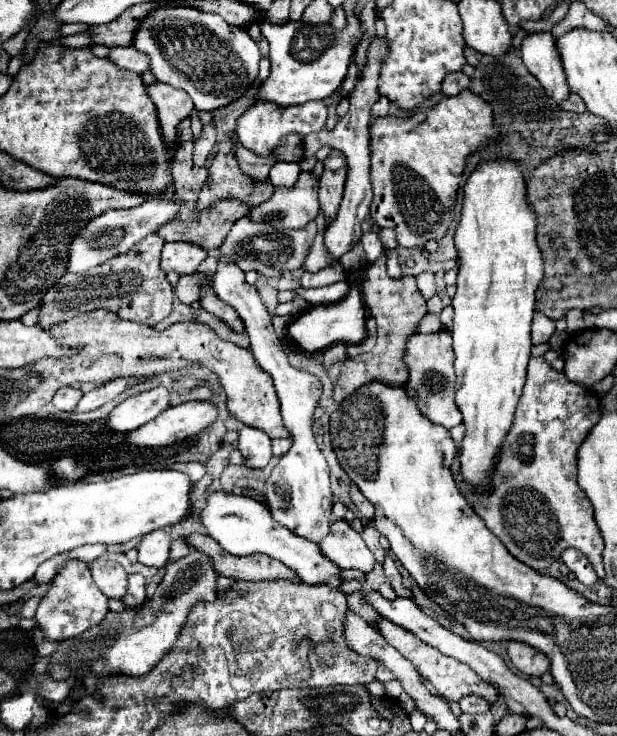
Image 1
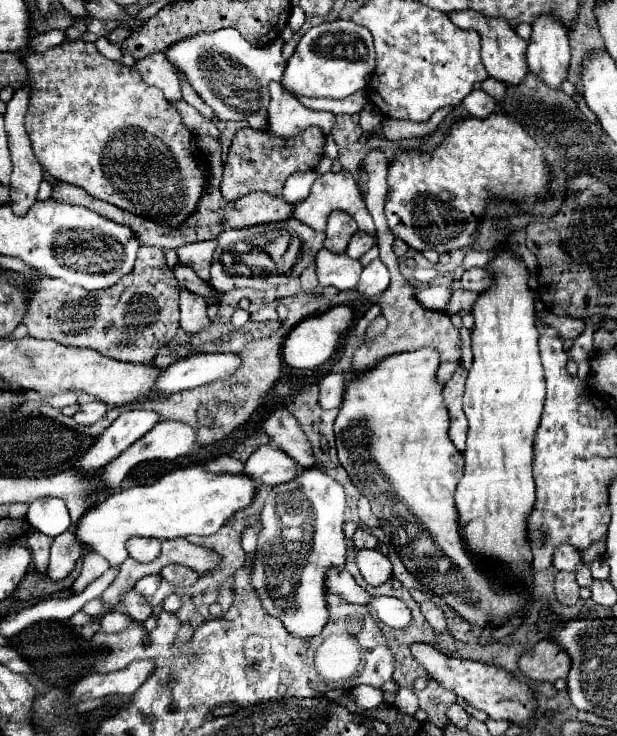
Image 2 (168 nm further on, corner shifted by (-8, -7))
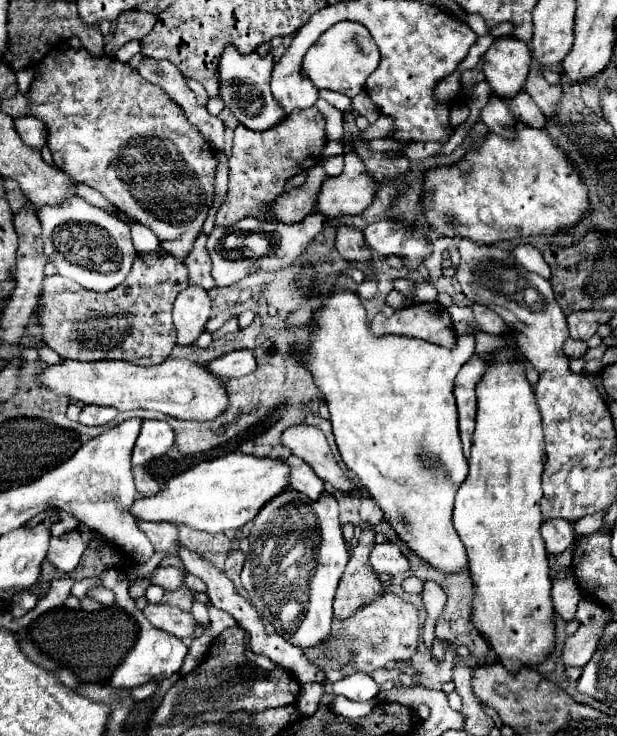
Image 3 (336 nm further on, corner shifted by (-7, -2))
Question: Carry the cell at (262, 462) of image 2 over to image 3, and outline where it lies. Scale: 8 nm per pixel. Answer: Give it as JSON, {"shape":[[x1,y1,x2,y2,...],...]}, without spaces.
{"shape":[[293,454,287,456,287,458,279,458,279,460,289,466,291,488,309,496,311,500,317,500,319,492,323,492,323,488,325,488,325,482,311,470,311,466,307,466,301,458,297,458]]}

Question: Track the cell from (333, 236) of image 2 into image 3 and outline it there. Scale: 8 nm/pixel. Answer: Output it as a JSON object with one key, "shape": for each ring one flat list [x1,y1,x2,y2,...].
{"shape":[[337,224,335,226,335,246,337,252,345,258,345,260,359,260,365,262,369,260,369,248,365,246,363,240,363,232,355,226,347,226,347,224]]}

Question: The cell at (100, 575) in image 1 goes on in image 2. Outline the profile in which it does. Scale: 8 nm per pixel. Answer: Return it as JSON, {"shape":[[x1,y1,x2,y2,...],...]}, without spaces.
{"shape":[[128,591,128,593,124,593,122,599,124,599,124,605,126,605,126,609,134,621,144,623,152,615,152,607,146,603,146,599,140,593]]}

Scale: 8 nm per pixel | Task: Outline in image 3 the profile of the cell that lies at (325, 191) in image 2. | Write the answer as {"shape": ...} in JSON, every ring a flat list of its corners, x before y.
{"shape":[[345,154,345,168,339,176,329,176,321,184,319,198,317,198,317,210,325,214,327,218,339,218,343,214,361,214,371,200,375,198,375,182,371,174,367,172,365,164,357,154]]}

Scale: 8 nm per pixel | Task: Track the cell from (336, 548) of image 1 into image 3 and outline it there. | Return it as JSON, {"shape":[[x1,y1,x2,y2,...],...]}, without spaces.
{"shape":[[385,542,385,544,375,544,371,556,371,566,377,574,405,574,409,570,409,562,407,558,401,554,399,546,393,542]]}

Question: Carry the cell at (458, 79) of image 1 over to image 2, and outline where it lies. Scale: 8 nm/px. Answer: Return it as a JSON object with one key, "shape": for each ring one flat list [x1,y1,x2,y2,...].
{"shape":[[474,89,462,101,462,105,472,117,478,117,478,119,486,119,488,115,492,115,496,111,496,101,488,93,484,93,482,89]]}

